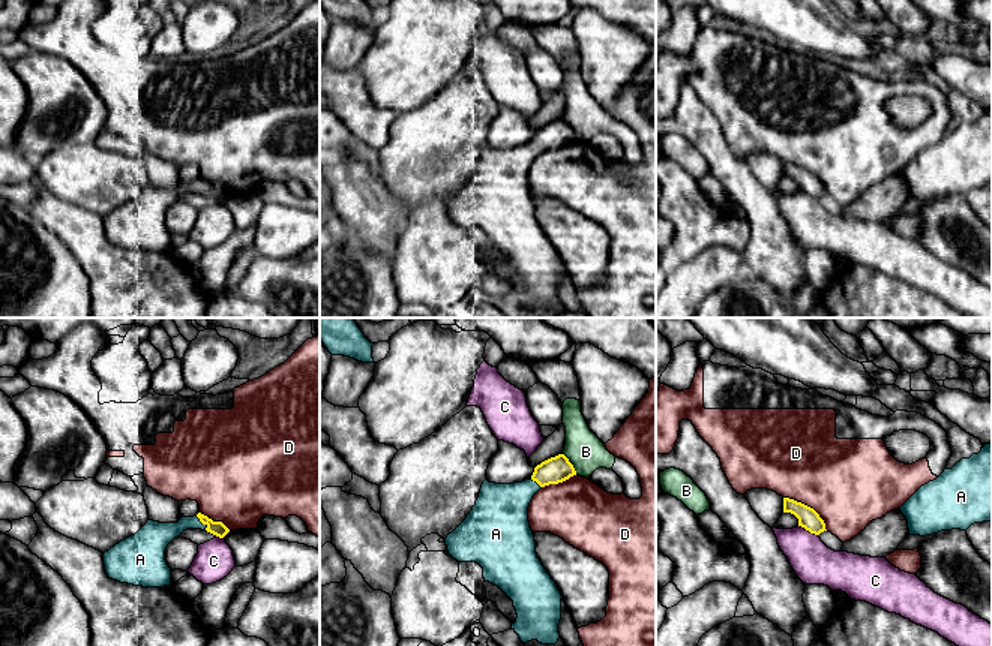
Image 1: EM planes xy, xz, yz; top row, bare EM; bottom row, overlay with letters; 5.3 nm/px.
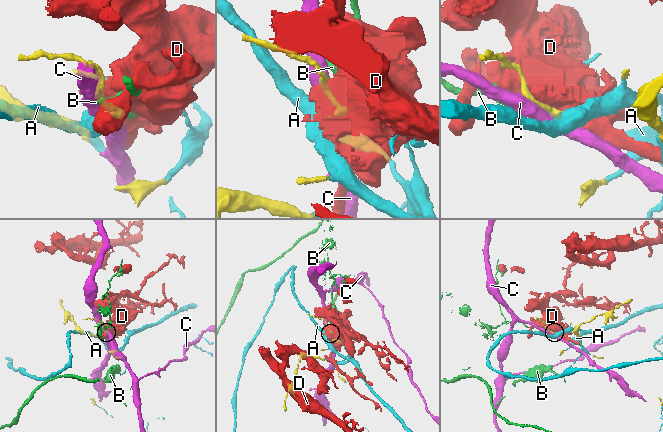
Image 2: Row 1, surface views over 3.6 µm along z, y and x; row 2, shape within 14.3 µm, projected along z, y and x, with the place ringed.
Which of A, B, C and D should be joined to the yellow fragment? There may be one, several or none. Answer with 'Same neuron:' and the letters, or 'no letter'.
Same neuron: A

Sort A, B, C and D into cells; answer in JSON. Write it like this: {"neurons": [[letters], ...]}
{"neurons": [["A"], ["B"], ["C"], ["D"]]}

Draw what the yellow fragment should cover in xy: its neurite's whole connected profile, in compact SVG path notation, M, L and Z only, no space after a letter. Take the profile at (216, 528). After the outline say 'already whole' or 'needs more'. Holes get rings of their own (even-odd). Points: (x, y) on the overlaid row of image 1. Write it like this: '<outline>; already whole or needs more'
M198 513L182 517L177 523L147 523L132 537L104 553L104 565L110 579L143 588L171 586L171 568L165 561L168 544L186 529L207 531L224 538L230 529Z; needs more

